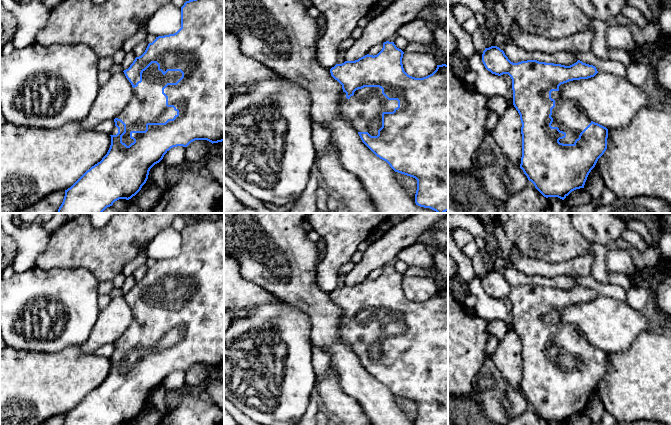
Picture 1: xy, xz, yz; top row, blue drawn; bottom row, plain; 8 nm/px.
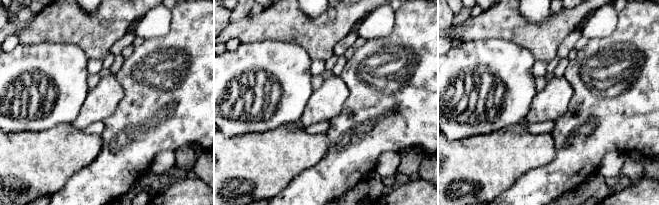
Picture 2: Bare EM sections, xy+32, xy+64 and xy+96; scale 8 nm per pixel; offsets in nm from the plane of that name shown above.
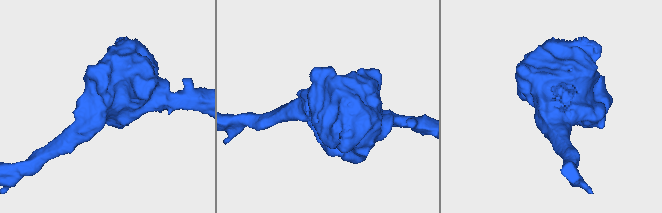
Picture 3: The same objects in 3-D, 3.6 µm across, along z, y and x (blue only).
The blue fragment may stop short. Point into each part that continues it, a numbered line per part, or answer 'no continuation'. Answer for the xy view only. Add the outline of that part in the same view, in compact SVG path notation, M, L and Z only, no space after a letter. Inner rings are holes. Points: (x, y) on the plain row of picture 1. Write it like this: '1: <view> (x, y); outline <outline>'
1: xy (147, 329); outline M152 287L142 297L142 306L133 312L132 321L125 333L116 341L126 348L122 366L129 370L134 366L131 355L145 355L147 347L165 347L173 343L177 335L166 330L162 312L167 307L176 307L182 301L180 295L168 295L165 299Z

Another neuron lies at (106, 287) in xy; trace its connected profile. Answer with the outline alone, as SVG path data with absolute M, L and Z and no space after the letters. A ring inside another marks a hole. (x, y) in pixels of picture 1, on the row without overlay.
M113 281L99 282L97 291L99 295L110 294L113 288L114 288Z

